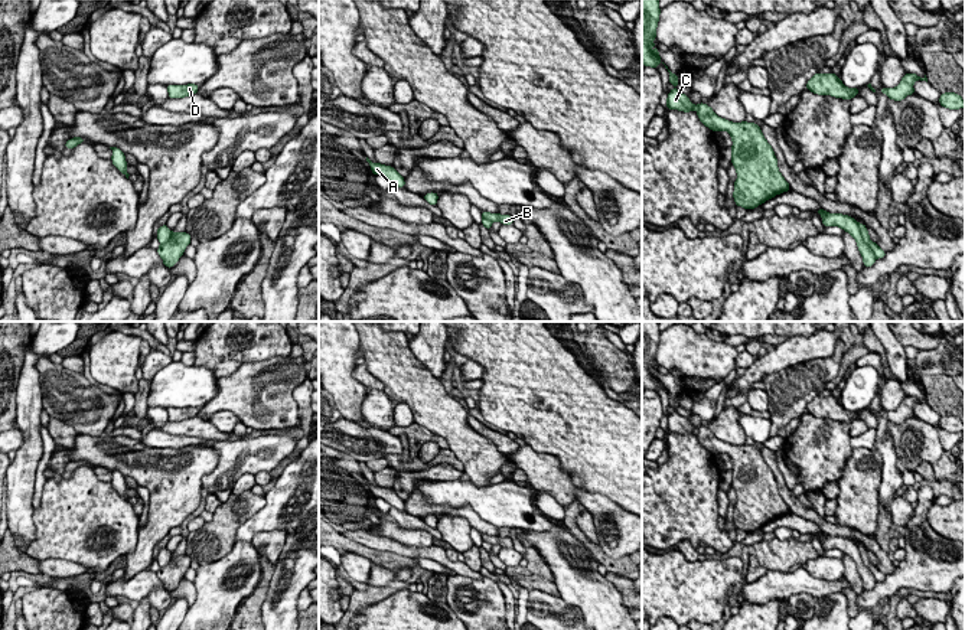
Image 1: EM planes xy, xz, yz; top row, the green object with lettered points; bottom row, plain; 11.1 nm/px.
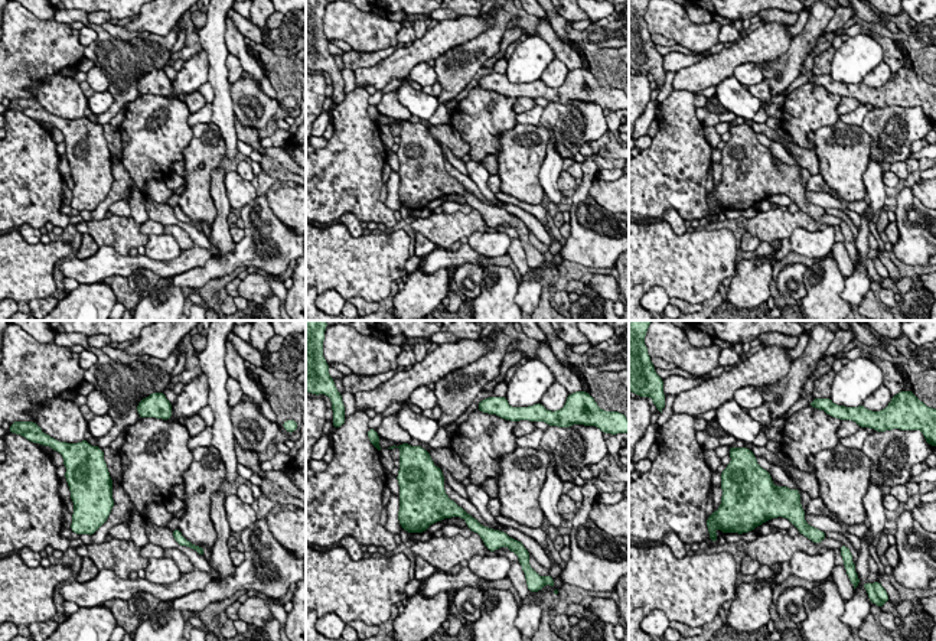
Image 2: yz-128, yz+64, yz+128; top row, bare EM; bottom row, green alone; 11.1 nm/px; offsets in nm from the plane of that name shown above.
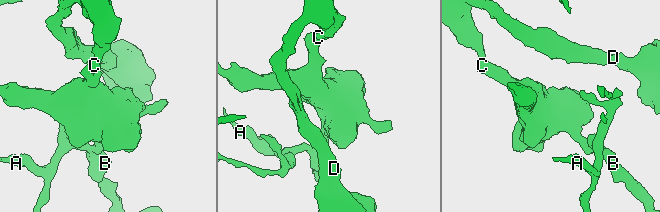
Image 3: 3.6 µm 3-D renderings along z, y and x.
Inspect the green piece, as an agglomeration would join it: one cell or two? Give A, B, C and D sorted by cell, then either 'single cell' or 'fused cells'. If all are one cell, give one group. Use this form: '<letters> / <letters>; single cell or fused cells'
A / B C D; fused cells

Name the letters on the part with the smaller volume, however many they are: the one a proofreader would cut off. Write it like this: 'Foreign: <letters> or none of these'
Foreign: B, C, D

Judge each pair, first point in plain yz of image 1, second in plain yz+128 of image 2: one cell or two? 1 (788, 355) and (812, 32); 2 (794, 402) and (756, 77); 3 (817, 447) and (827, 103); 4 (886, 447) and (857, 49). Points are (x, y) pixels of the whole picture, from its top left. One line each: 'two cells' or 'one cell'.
1: two cells
2: two cells
3: one cell
4: two cells

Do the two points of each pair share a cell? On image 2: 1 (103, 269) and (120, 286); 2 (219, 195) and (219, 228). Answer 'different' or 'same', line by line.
1: different
2: same

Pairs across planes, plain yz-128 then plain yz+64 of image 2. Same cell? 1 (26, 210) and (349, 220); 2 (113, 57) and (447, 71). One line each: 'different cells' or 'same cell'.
1: different cells
2: same cell

